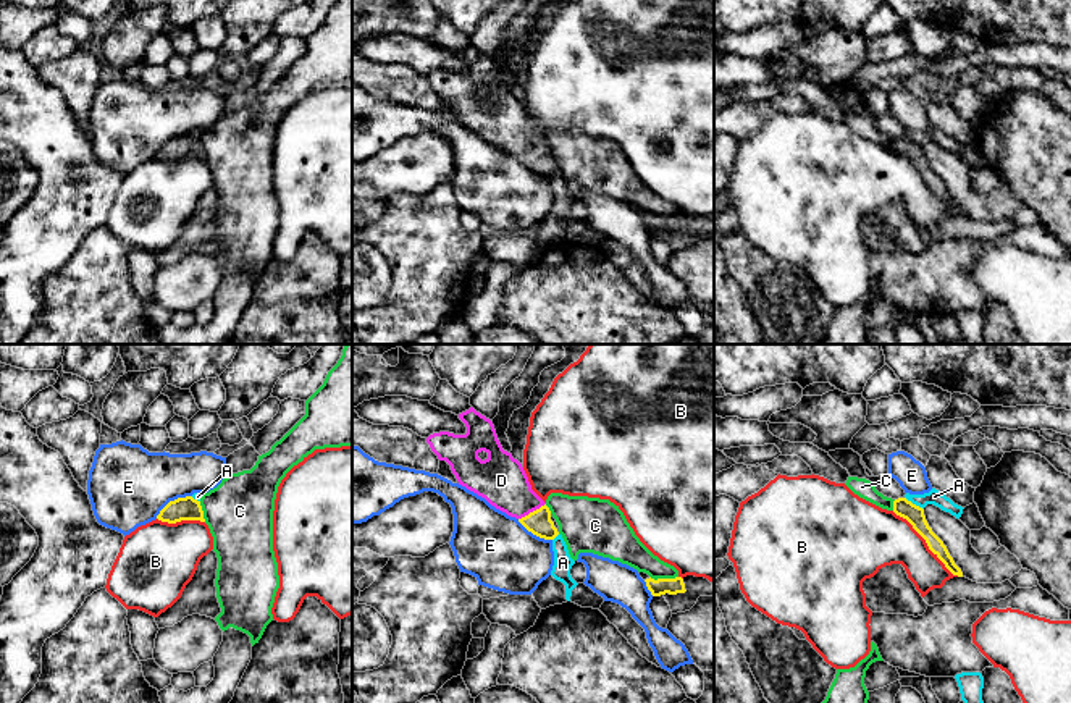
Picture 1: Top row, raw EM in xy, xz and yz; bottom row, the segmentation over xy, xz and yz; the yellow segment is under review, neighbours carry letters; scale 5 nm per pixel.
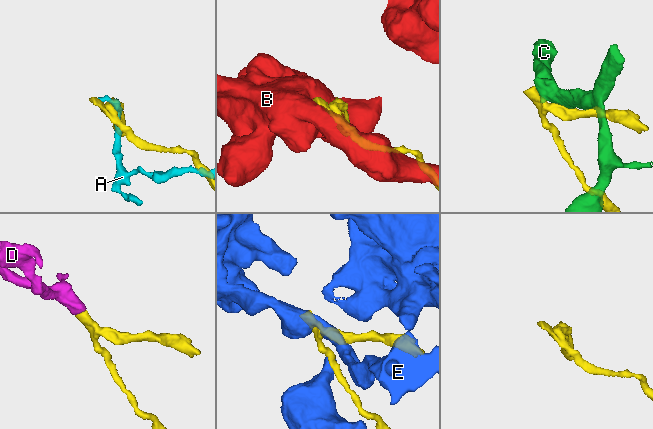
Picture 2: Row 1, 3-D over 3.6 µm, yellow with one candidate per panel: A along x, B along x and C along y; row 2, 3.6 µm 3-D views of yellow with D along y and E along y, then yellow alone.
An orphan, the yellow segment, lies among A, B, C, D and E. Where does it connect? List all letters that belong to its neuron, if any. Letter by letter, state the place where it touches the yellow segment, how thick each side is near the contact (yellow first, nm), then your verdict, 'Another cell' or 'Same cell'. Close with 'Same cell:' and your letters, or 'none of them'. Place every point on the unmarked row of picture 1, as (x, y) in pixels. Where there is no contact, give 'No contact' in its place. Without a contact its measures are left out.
A: Touches yellow at yz (915, 143). Thickness 90 nm (yellow) against 80 nm. Another cell
B: Touches yellow at yz (926, 180). Thickness 90 nm (yellow) against 300 nm. Another cell
C: Touches yellow at xz (664, 217). Thickness 80 nm (yellow) against 160 nm. Another cell
D: Touches yellow at xz (533, 149). Thickness 120 nm (yellow) against 240 nm. Same cell
E: Touches yellow at xy (172, 139). Thickness 120 nm (yellow) against 400 nm. Another cell
Same cell: D

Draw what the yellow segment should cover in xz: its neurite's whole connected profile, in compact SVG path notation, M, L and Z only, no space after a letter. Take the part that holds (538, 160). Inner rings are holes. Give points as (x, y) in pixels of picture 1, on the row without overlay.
M473 45L459 52L465 73L449 69L426 76L439 99L451 103L459 123L515 155L533 173L554 178L559 170L546 141L531 128L522 102L504 89L494 63Z

